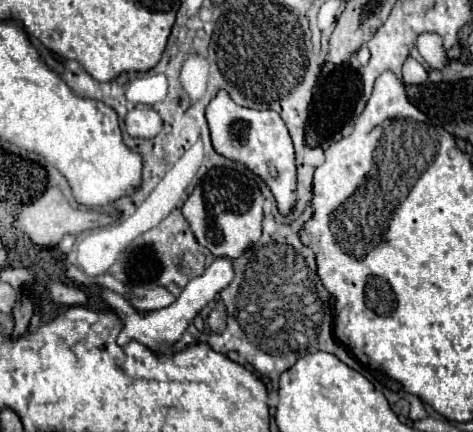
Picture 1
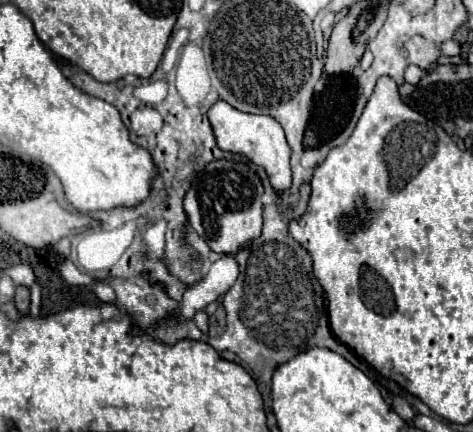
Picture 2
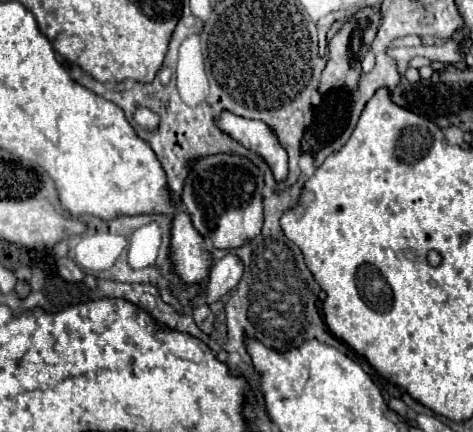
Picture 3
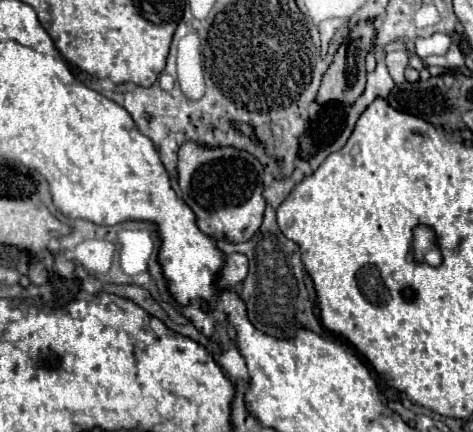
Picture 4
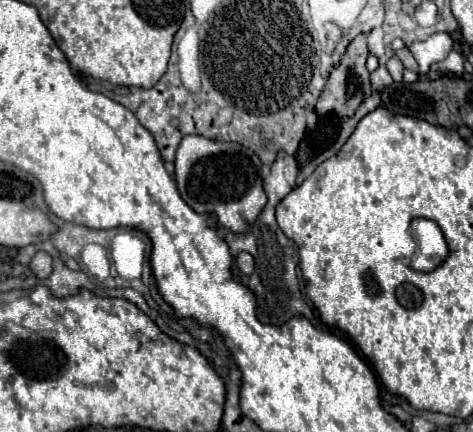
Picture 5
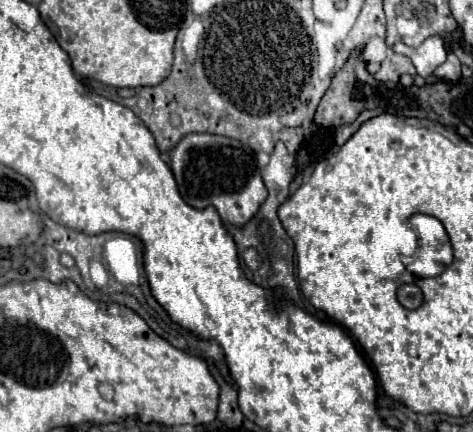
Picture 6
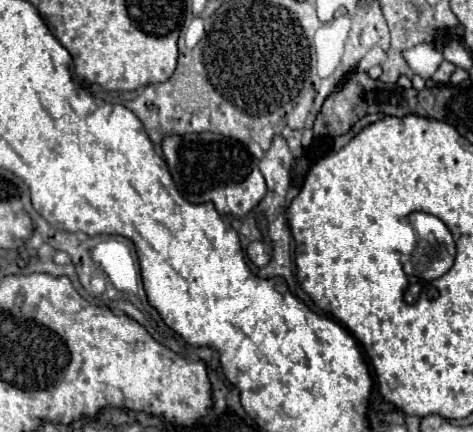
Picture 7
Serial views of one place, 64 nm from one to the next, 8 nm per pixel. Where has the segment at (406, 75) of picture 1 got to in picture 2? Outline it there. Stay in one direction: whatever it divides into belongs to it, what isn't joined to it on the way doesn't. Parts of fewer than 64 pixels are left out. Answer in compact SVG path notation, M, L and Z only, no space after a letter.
M408 64L408 66L406 66L404 80L406 80L408 84L418 84L418 82L422 80L422 76L424 76L424 70L422 70L422 68L418 68L416 64Z

